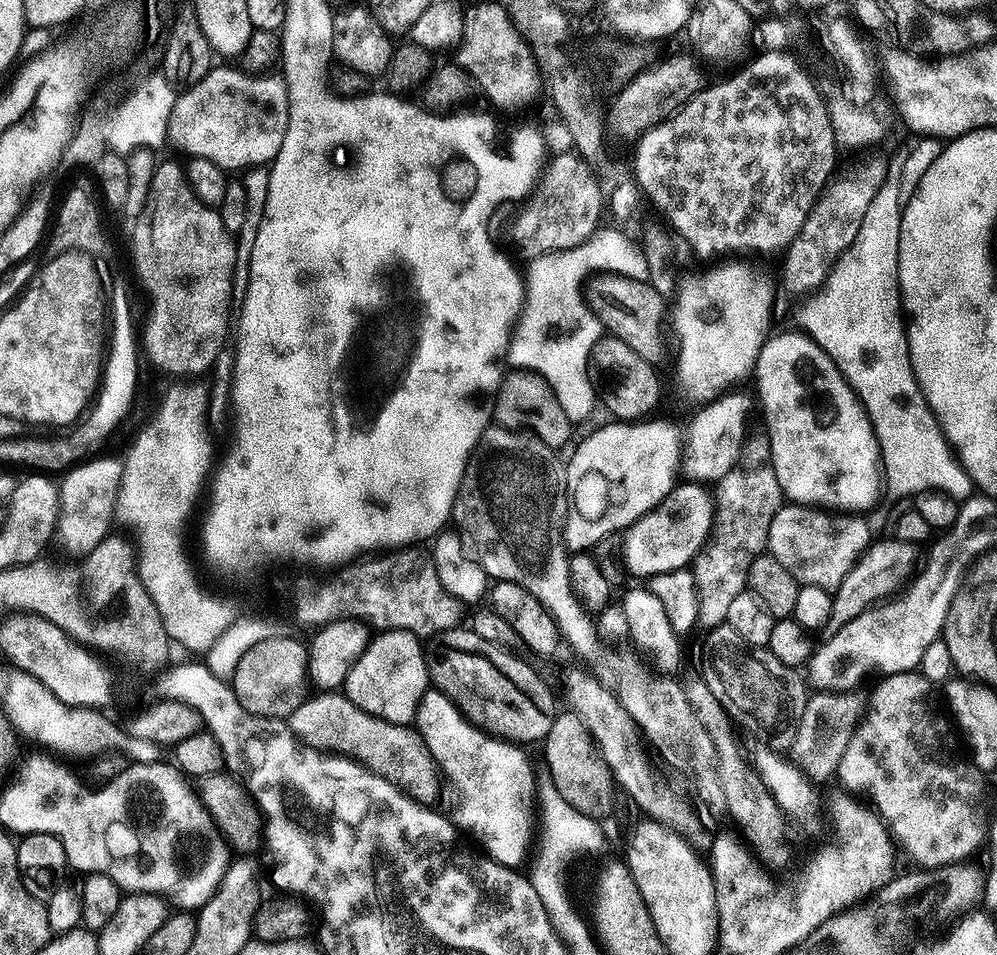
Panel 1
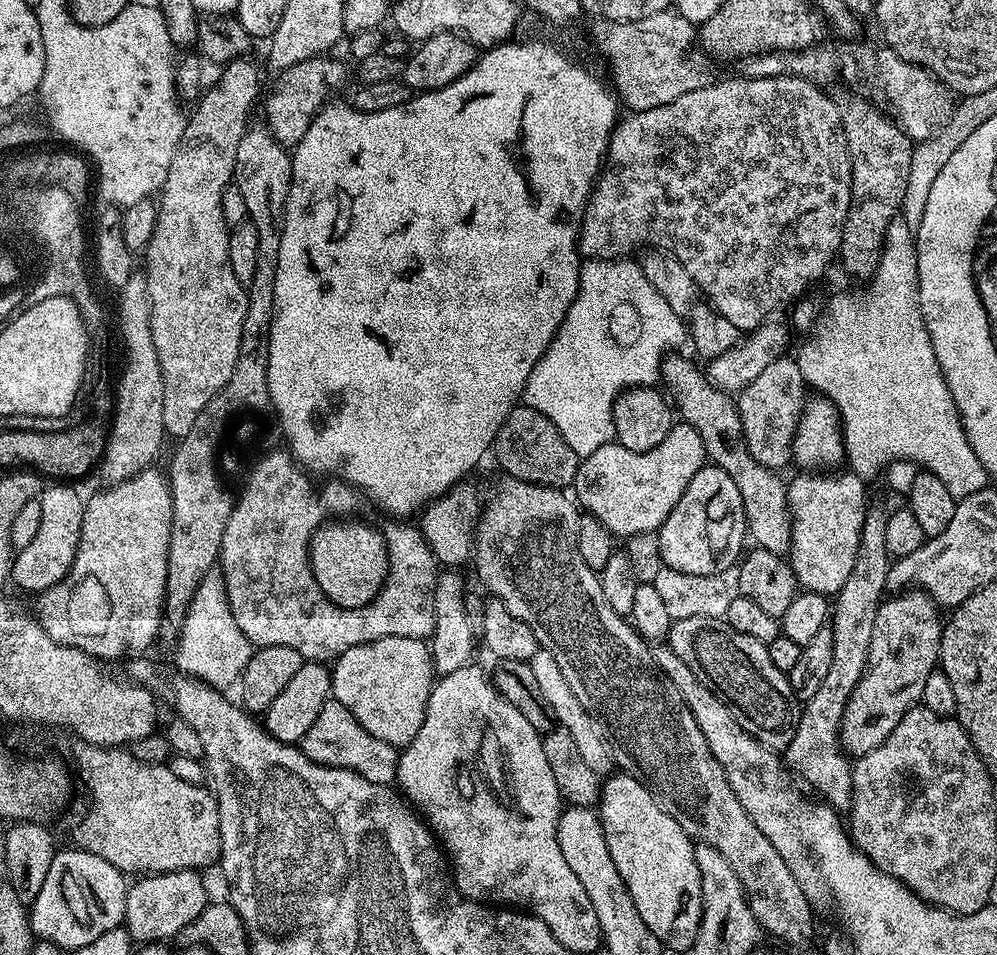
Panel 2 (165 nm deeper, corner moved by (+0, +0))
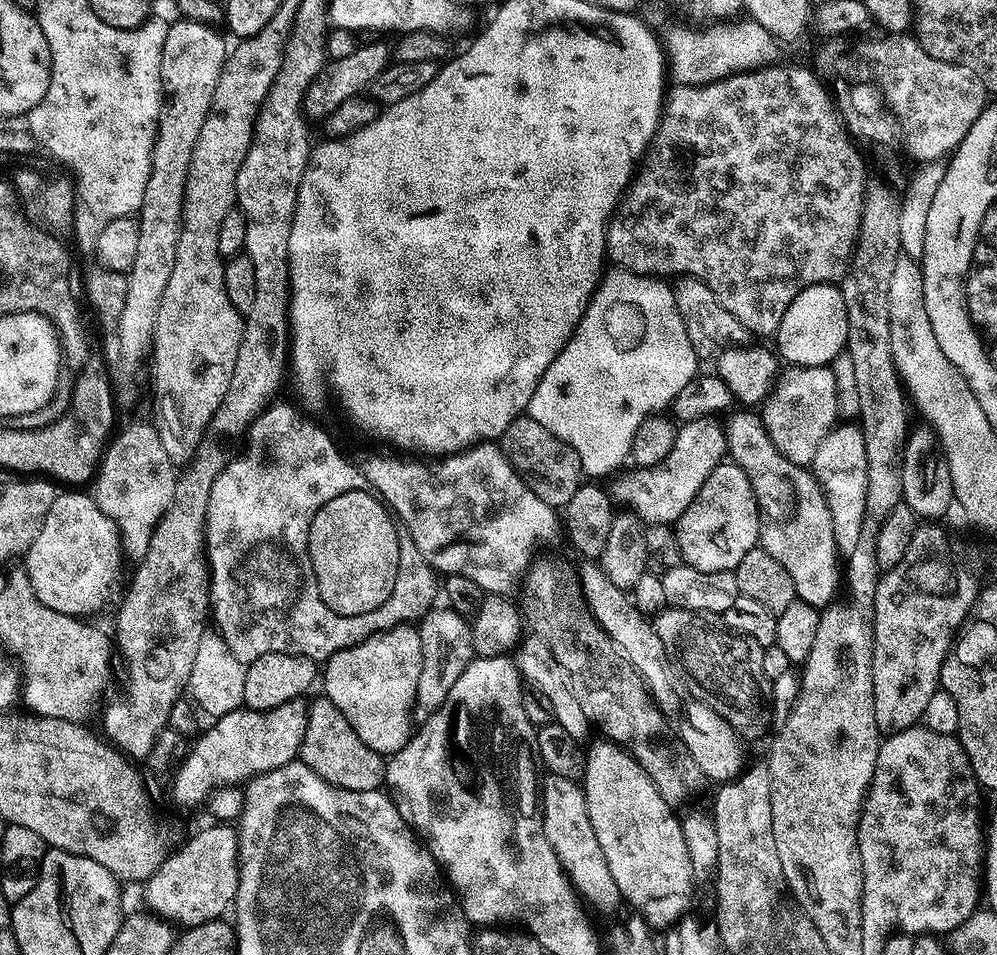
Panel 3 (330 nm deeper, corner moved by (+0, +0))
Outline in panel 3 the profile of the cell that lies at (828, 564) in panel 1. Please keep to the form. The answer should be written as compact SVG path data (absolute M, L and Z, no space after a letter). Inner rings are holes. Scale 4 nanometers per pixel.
M837 423L835 428L831 428L822 438L822 446L818 446L818 454L814 454L810 471L822 486L826 502L830 506L830 518L834 522L834 540L839 546L841 553L847 554L858 546L858 538L862 538L862 522L866 514L866 442L864 441L864 431L859 423L844 424Z

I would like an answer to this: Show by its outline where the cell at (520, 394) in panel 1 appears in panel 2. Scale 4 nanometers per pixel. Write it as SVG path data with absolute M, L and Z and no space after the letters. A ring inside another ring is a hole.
M527 406L512 409L506 422L498 430L492 442L491 451L496 452L496 460L505 468L507 475L514 480L541 484L547 488L567 489L575 481L576 472L580 468L581 457L566 446L566 438L558 434L554 422L546 418L538 410Z

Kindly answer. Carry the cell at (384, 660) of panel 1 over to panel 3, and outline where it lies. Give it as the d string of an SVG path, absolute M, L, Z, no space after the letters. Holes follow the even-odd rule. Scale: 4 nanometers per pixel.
M399 624L387 628L385 632L375 632L370 638L350 646L346 650L338 650L329 660L322 664L323 695L342 714L346 714L346 722L354 726L354 734L370 746L370 750L380 753L387 758L392 753L402 750L406 742L412 738L414 731L414 705L418 678L422 675L422 638L419 627L412 624Z

